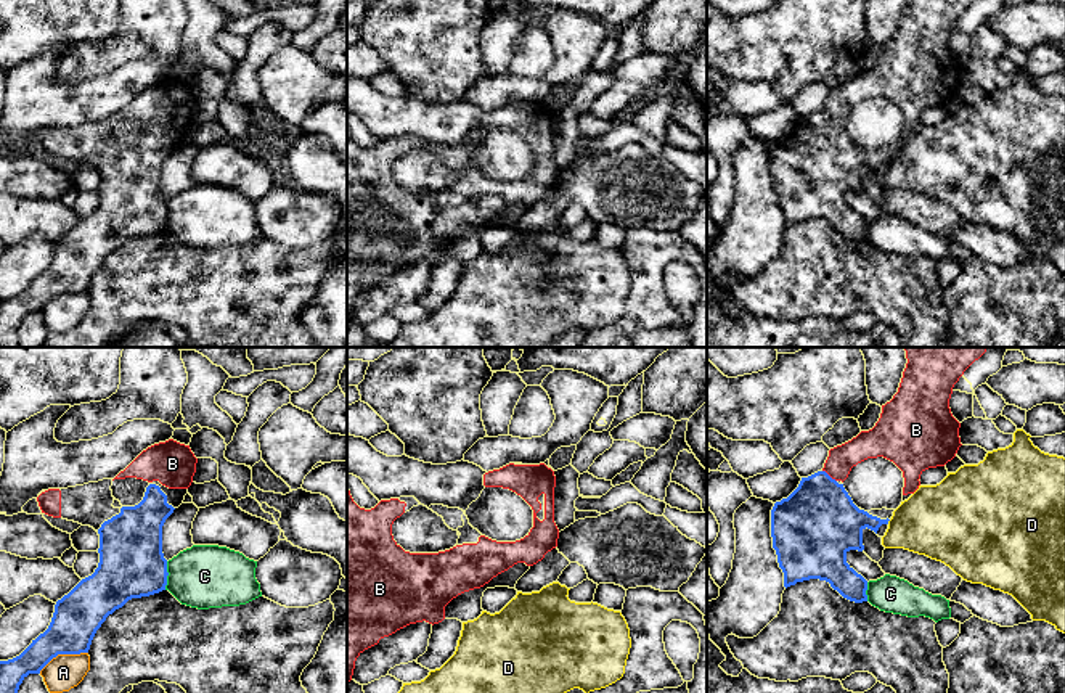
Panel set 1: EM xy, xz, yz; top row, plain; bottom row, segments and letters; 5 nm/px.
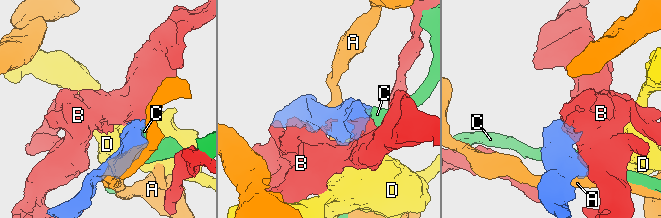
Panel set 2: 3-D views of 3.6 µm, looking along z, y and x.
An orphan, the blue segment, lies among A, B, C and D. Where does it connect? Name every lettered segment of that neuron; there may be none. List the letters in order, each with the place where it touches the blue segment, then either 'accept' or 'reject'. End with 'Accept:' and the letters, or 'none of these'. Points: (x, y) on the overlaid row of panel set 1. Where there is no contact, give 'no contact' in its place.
A: xy (63, 653) | reject
B: yz (828, 475) | accept
C: xy (167, 574) | reject
D: yz (889, 520) | reject
Accept: B

